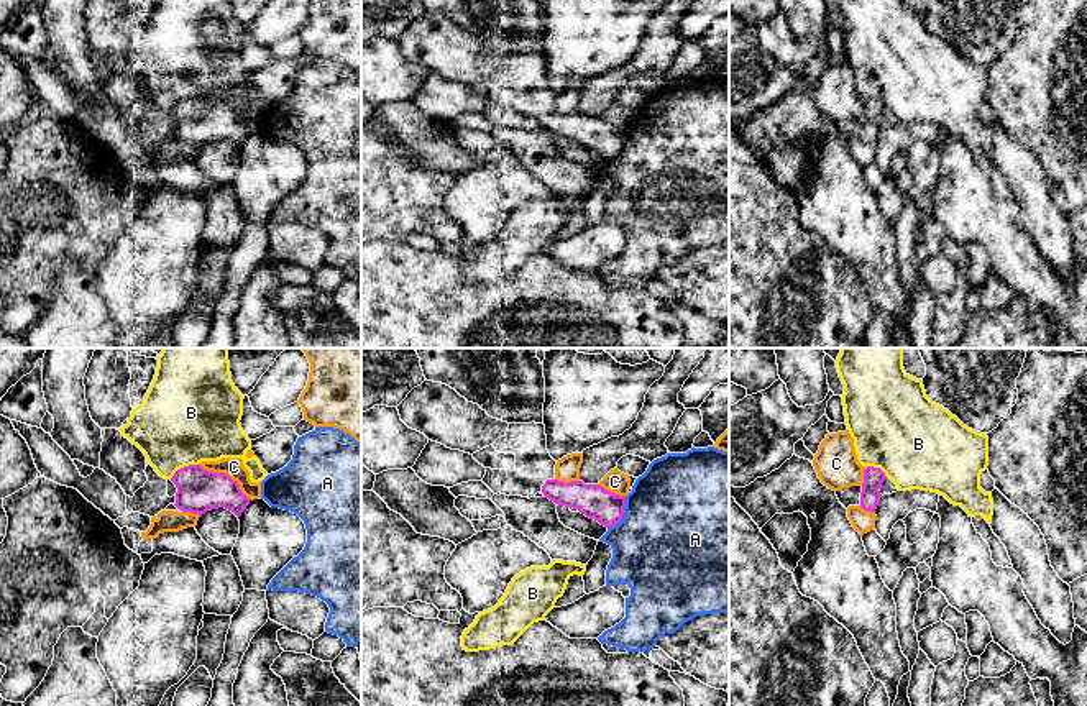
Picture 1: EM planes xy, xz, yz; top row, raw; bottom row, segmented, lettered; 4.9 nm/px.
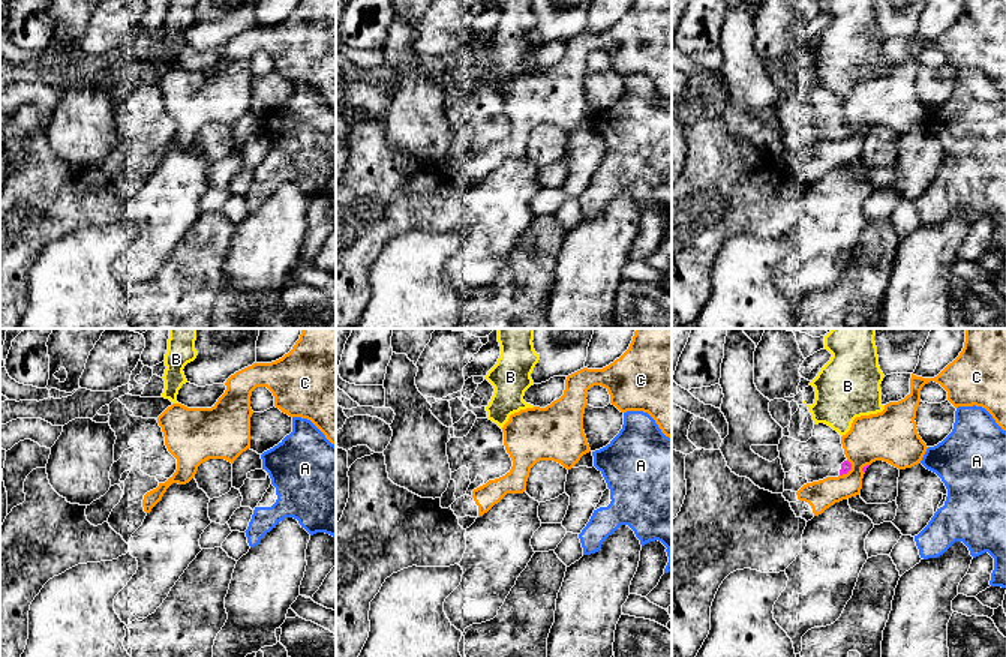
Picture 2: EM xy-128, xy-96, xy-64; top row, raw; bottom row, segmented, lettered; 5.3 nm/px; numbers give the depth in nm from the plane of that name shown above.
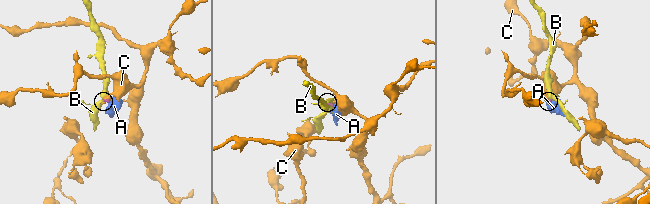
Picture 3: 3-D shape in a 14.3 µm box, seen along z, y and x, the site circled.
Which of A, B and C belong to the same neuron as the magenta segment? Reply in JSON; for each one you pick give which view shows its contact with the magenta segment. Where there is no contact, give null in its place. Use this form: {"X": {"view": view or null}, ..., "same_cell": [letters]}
{"same_cell": []}

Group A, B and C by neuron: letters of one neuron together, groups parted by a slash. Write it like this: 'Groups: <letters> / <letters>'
Groups: A / B / C

